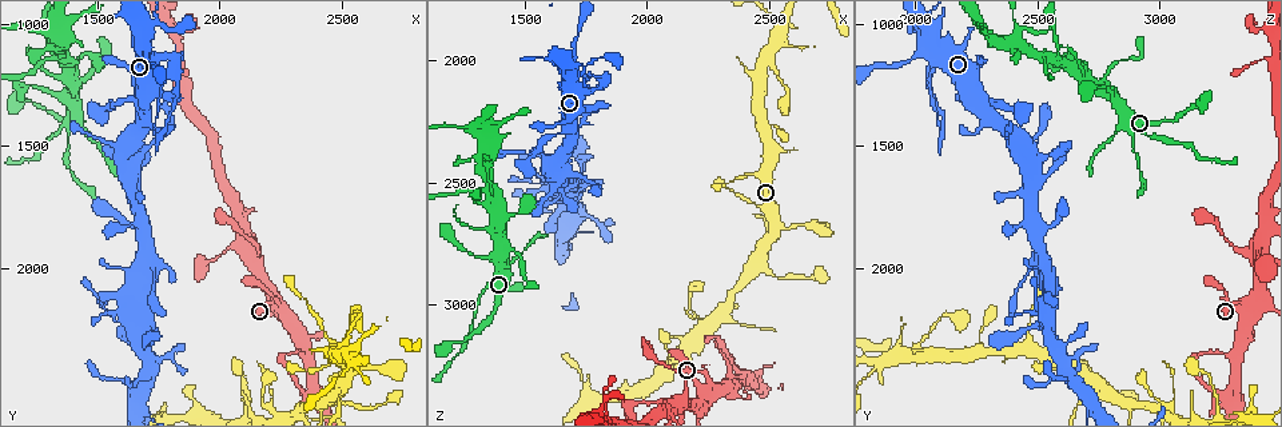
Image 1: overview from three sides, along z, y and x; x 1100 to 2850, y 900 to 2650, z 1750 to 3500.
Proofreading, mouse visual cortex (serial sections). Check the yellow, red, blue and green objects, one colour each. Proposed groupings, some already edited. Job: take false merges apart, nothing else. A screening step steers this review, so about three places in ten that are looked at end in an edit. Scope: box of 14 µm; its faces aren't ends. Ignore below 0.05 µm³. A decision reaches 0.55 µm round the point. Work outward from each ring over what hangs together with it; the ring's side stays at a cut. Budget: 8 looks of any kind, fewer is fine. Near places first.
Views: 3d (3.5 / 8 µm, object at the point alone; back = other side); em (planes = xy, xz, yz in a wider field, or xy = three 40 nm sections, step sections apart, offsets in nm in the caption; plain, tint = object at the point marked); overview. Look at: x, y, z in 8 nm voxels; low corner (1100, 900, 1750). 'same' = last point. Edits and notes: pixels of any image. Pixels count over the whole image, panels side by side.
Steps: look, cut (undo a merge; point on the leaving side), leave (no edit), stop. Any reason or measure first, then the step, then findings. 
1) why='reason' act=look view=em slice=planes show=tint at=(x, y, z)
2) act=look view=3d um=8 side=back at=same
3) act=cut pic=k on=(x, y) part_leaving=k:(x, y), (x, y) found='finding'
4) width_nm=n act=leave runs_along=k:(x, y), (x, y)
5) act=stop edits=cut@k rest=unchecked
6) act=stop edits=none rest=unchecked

why='sudden change in width' act=look view=3d um=3.5 at=(1350, 1130, 2520)

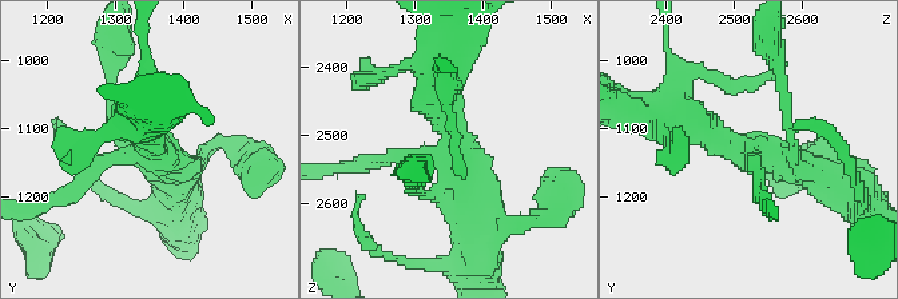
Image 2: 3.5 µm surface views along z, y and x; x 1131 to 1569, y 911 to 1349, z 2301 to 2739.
arms=3 arm_widths_nm=150,400,400 why='shape alone is not enough' act=look view=em slice=xy step=5 show=tint at=(1360, 1130, 2515)

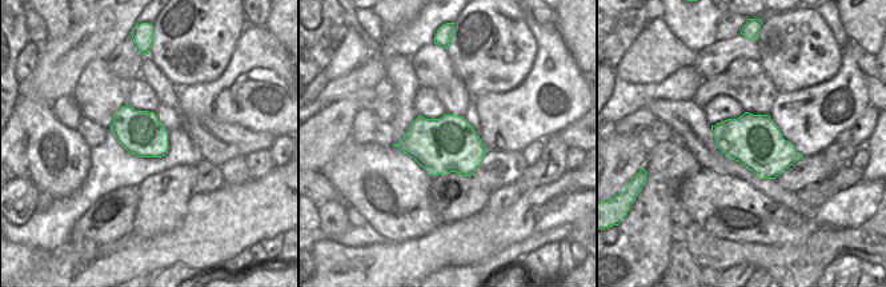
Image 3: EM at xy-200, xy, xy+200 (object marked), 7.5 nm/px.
why='cut it another way' act=look view=em slice=xy step=1 show=tint at=same

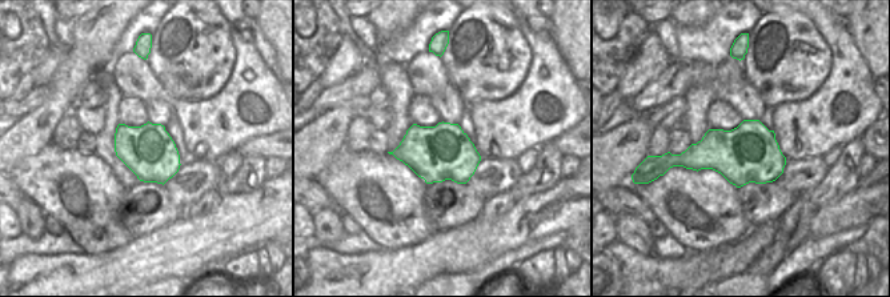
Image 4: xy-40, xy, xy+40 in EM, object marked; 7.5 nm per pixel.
act=cut pic=2 on=(74, 188) part_leaving=2:(115, 158), (38, 207) found='a second cell is stuck on'

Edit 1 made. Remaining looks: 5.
why='redraw' act=look view=overview

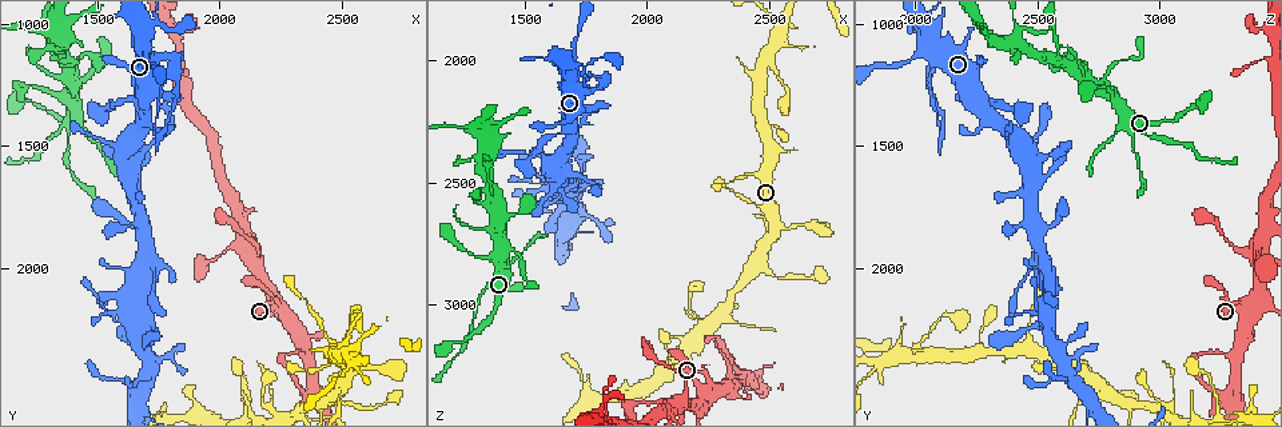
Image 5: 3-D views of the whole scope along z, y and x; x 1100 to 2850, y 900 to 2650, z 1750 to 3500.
why='sharp bend' act=look view=3d um=3.5 side=back at=(1790, 1130, 2120)

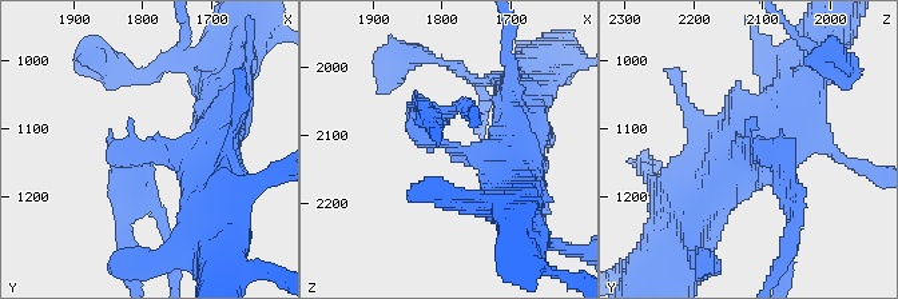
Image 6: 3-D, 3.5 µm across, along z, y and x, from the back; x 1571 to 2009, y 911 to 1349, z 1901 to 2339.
act=look view=em slice=xy step=1 show=tint at=(1795, 1140, 2110)

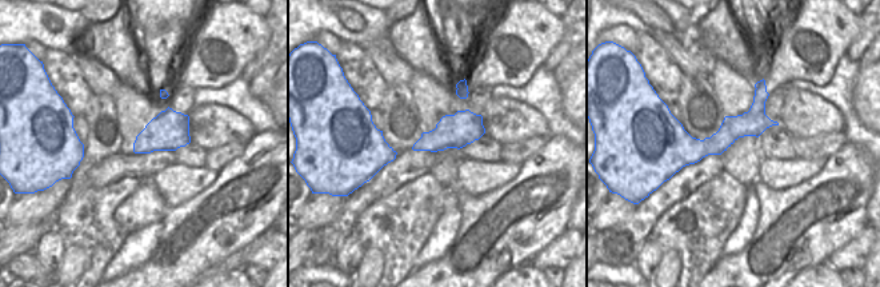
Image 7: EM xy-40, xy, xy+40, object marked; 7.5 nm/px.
why='cut it another way' act=look view=em slice=xy step=3 show=tint at=same

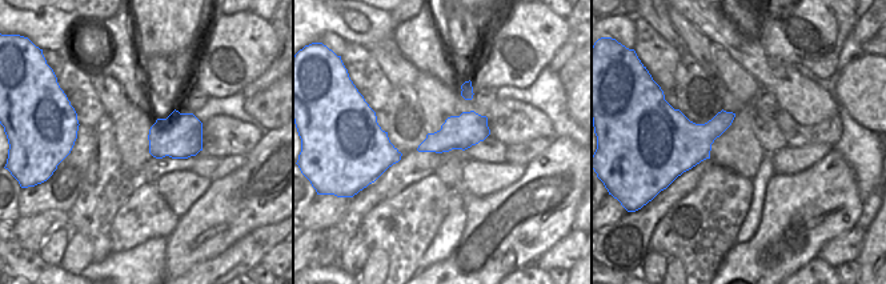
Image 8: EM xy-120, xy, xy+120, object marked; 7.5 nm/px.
act=cut pic=6 on=(147, 198) border=8:(729, 112), (728, 123), (710, 144) found='a second cell is stuck on'

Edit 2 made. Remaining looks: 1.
act=stop edits=cut@2,cut@6 rest=unchecked

